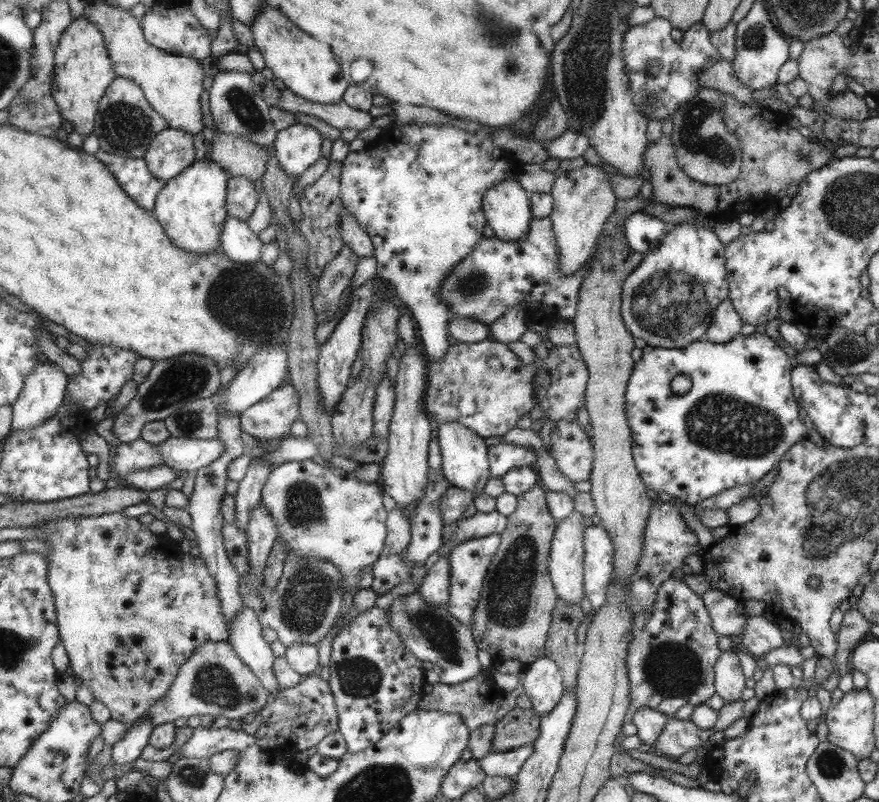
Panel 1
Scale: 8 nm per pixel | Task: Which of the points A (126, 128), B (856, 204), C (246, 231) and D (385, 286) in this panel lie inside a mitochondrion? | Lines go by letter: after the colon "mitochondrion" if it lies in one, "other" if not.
A: mitochondrion
B: mitochondrion
C: other
D: other

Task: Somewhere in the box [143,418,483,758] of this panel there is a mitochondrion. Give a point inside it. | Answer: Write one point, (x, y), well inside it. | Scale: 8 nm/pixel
(307, 598)

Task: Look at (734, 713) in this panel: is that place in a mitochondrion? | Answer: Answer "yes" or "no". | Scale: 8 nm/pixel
no

